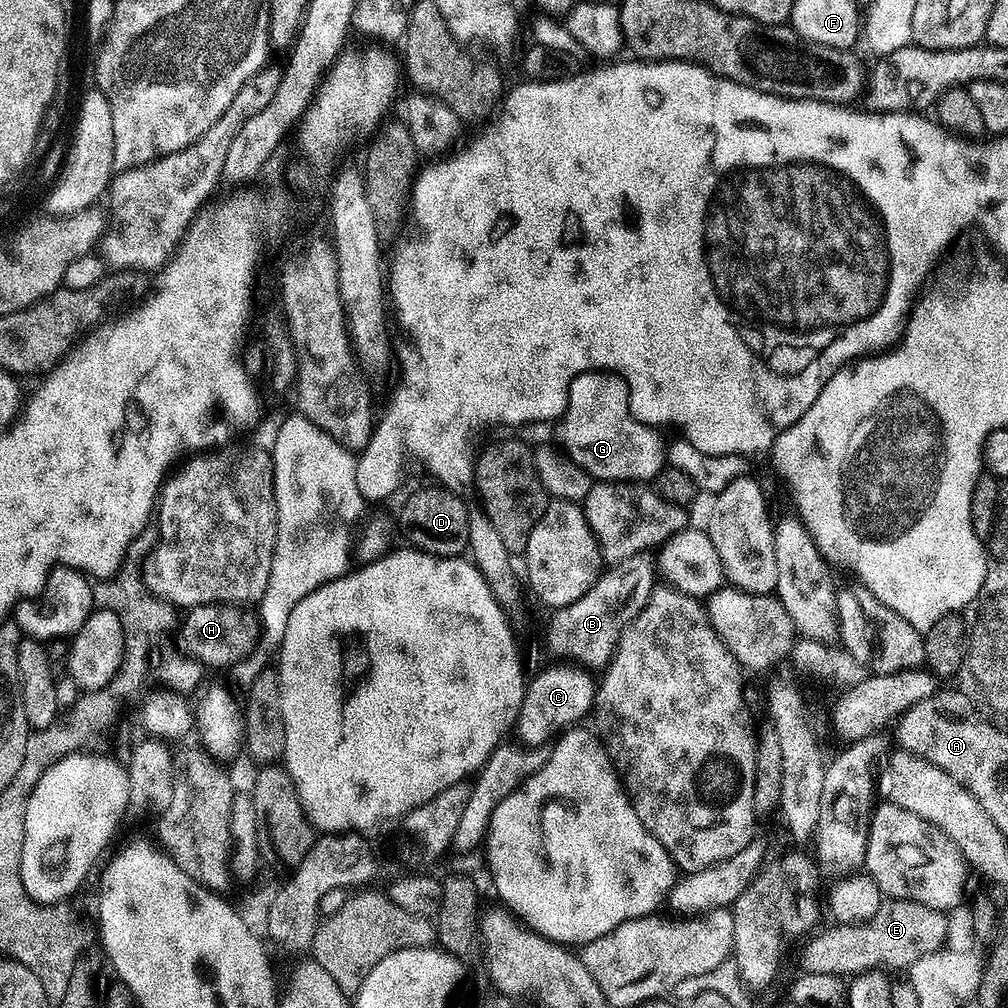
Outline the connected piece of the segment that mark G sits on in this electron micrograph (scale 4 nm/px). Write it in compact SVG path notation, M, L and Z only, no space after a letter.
M583 372L570 382L568 404L564 408L564 415L558 421L560 427L559 447L564 455L573 460L586 474L590 474L593 481L609 482L652 482L666 467L666 444L660 441L655 427L638 422L634 411L633 401L630 399L628 383L617 372Z

